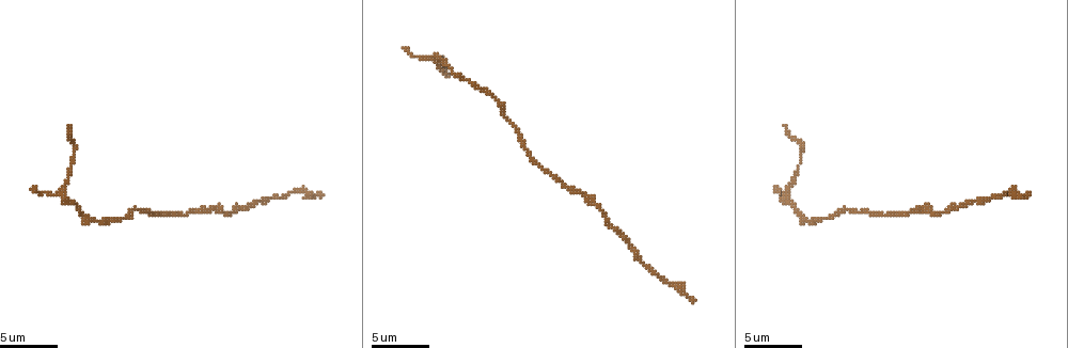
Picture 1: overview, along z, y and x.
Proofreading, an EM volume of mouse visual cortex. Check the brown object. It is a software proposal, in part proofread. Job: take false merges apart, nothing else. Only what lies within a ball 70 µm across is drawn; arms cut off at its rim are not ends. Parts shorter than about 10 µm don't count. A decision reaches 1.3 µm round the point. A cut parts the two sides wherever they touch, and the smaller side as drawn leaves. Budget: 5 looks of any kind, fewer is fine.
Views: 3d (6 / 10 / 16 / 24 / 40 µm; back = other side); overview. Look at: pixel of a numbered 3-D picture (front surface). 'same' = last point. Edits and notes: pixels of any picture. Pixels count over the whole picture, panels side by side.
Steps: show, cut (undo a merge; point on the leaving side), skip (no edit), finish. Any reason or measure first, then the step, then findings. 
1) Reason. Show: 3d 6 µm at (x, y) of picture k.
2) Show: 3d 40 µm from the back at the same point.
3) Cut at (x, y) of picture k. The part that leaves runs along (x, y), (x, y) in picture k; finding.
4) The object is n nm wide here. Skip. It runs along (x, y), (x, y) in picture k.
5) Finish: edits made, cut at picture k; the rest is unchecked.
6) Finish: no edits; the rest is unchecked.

Thick turns thin. Show: 3d 16 µm at (597, 208) of picture 1.

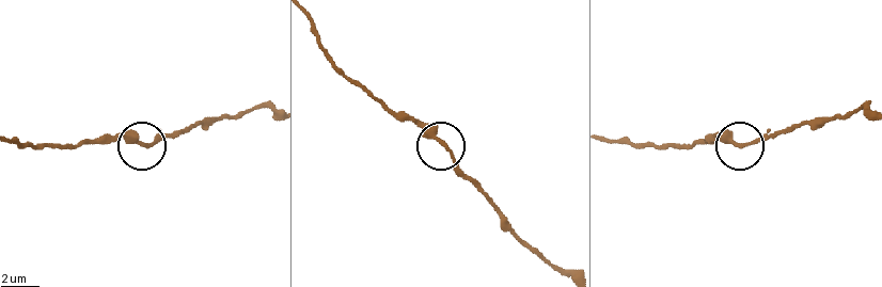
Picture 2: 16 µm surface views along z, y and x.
Closer look. Show: 3d 6 µm at (739, 145) of picture 2.

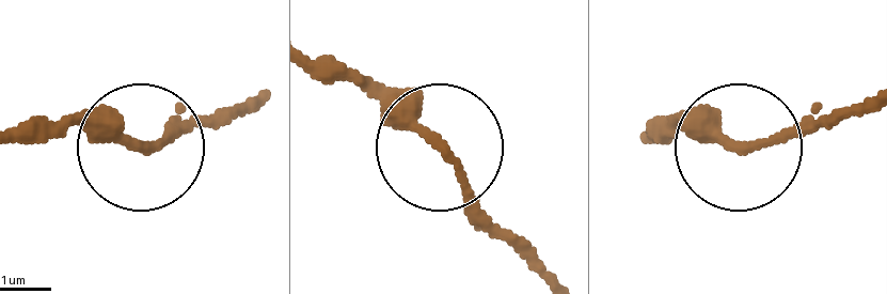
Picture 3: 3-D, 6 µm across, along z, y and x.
The object is 270 nm wide here. Skip. It runs along (16, 139), (106, 126), (147, 148), (241, 113) in picture 3; one neuron here.

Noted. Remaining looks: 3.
Show: 3d 10 µm at (880, 212) of picture 1.

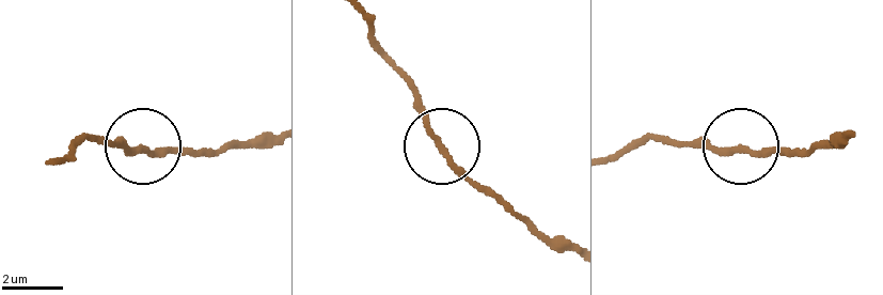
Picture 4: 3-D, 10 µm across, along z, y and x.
The side arm is 21 µm long. Skip. One neuron here.

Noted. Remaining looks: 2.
Show: 3d 6 µm at (434, 61) of picture 1.

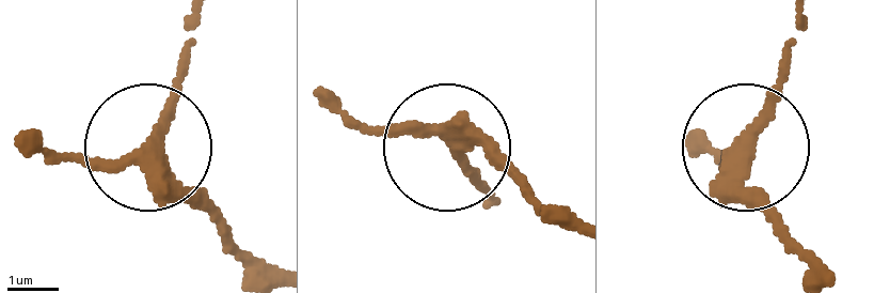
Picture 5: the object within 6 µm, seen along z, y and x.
Show: 3d 6 µm from the back at (159, 153) of picture 5.

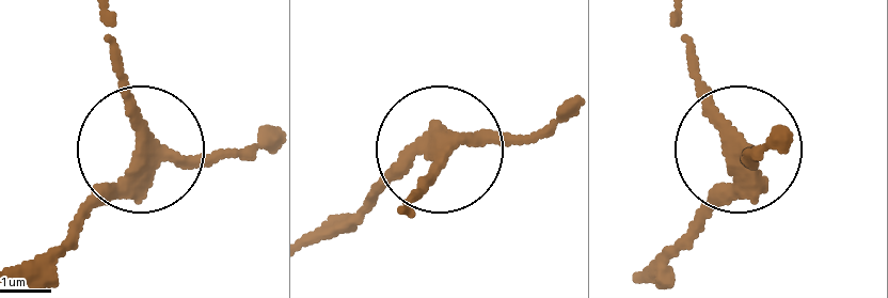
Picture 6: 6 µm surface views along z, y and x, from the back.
Skip. It runs along (307, 242), (434, 150), (409, 208) in picture 6; continuous, no second neuron.

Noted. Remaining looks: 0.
Finish: no edits; the rest is unchecked.

